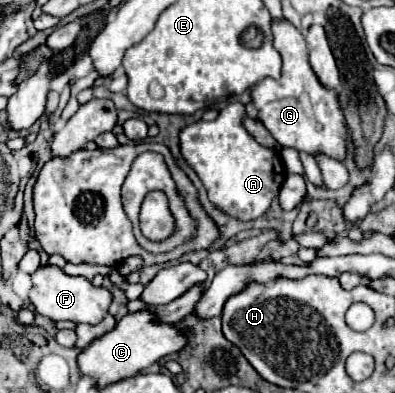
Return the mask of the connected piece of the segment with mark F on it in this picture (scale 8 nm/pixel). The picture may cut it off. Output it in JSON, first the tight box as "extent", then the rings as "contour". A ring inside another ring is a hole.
{"extent":[29,266,113,324],"contour":[[[41,266],[33,276],[33,288],[29,292],[29,300],[33,302],[35,310],[49,320],[71,320],[75,324],[99,324],[113,302],[113,292],[107,288],[93,286],[87,278],[81,276],[67,276],[57,266]]]}

